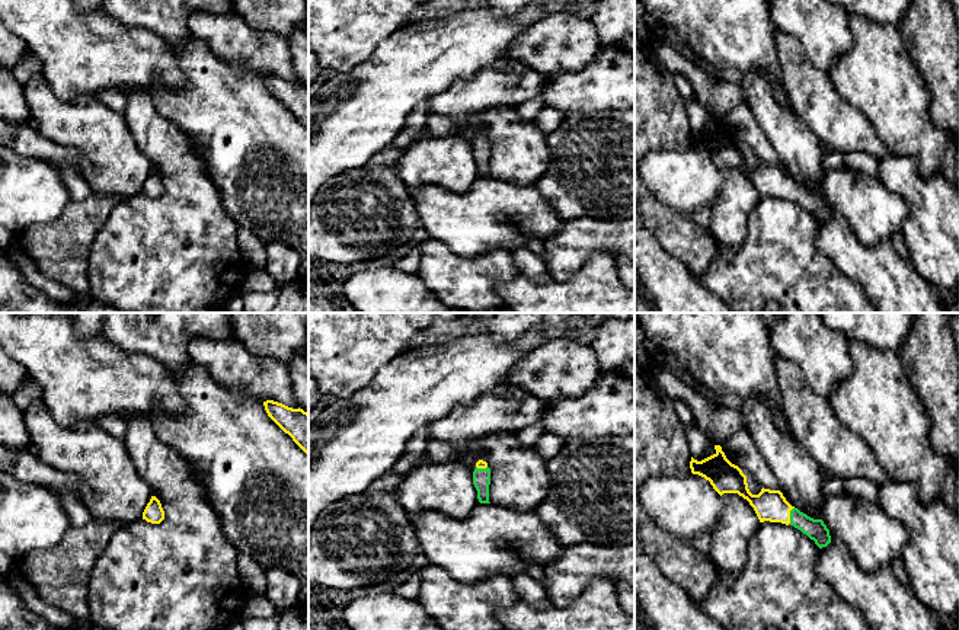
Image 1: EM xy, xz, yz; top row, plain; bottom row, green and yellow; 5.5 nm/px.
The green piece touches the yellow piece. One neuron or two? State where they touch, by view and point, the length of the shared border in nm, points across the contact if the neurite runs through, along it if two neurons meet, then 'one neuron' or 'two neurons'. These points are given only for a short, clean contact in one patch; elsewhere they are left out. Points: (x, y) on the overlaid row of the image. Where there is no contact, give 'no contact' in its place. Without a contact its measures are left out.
contact yz (790, 515); length 100 nm; way yz (815, 530), (790, 515), (770, 505); one neuron

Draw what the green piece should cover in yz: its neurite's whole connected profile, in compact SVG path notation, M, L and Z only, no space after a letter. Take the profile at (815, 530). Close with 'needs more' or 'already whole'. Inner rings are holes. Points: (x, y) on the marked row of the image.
M715 445L715 450L716 452L713 455L701 461L691 457L690 468L693 474L709 480L720 496L723 493L738 493L747 499L754 508L760 522L790 524L813 540L819 549L831 543L829 530L822 519L813 519L792 506L780 490L763 487L758 495L752 495L742 470L726 458L720 445Z; needs more

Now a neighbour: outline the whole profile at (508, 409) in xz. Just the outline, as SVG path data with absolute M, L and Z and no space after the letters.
M509 384L482 394L469 406L454 407L428 426L428 441L450 445L479 439L490 434L517 434L540 422L550 403Z

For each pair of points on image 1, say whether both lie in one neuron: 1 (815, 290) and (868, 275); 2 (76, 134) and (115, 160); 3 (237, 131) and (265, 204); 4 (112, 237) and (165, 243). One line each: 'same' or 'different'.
1: different
2: same
3: same
4: same

